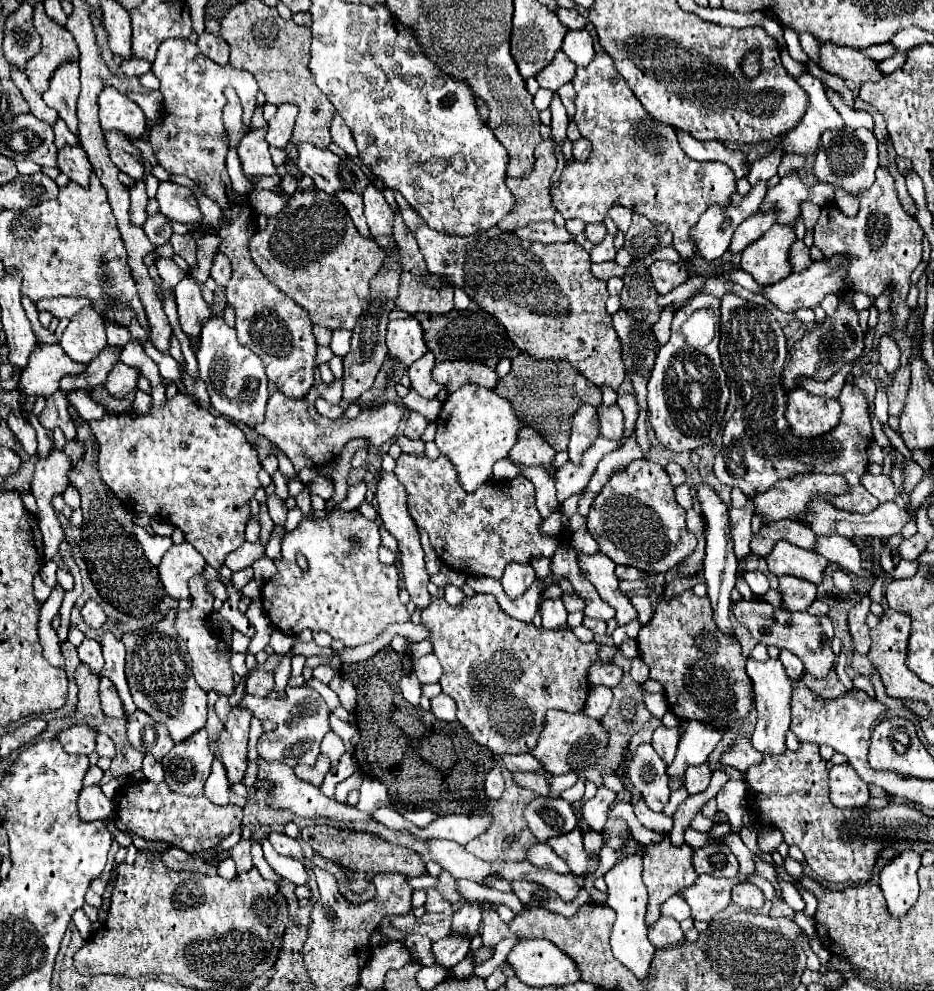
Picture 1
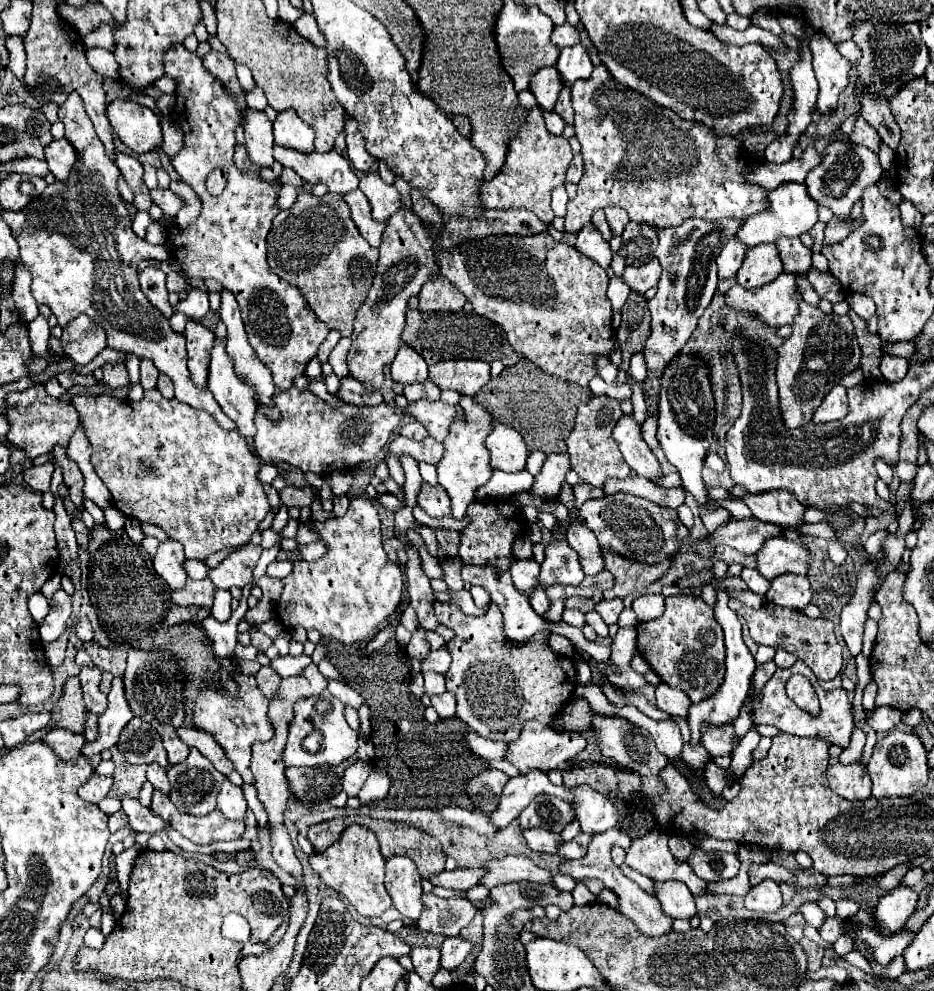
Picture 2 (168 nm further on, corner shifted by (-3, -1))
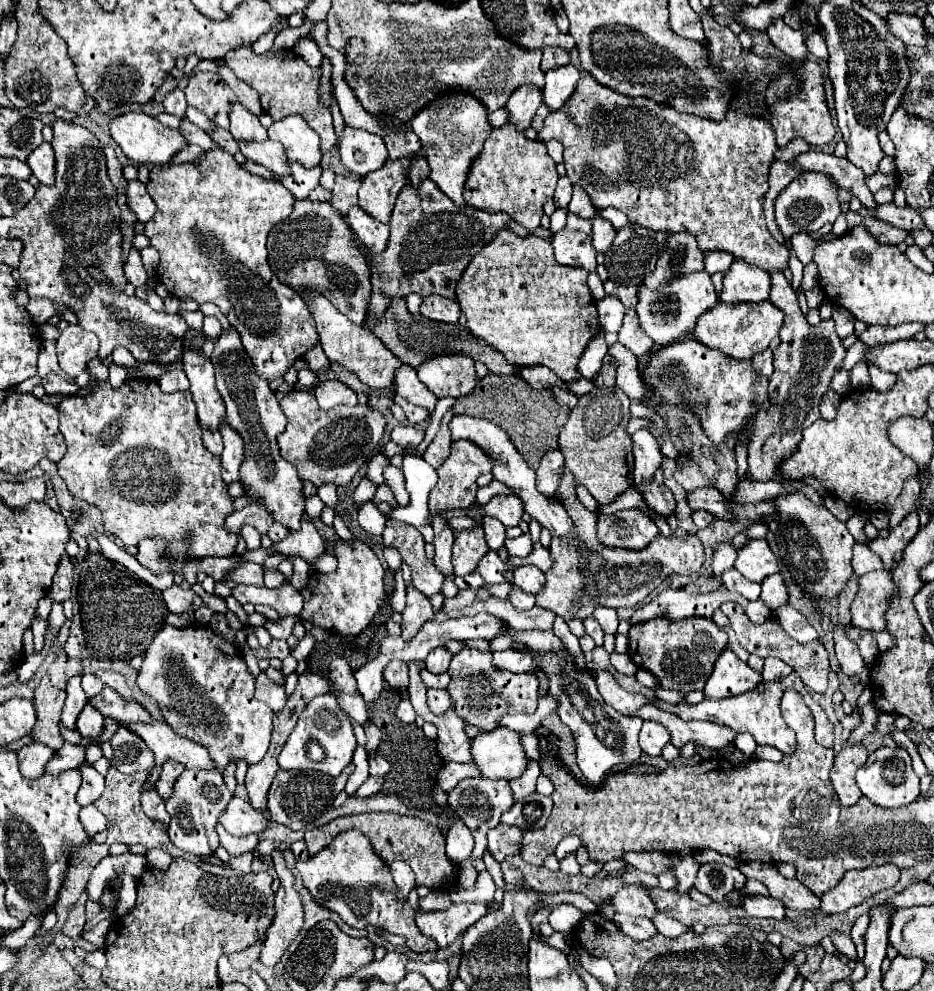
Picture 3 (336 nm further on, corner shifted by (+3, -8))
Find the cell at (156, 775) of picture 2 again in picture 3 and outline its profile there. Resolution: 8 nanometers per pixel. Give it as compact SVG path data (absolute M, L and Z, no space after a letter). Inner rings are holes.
M152 788L152 790L144 790L142 796L140 796L140 802L142 802L144 814L146 814L150 820L158 820L158 822L162 822L164 826L168 826L170 814L166 812L162 798L158 798L158 794L154 794L154 788Z

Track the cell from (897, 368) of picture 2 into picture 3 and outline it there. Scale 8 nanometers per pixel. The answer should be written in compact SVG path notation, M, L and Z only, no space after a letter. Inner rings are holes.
M868 366L868 372L870 372L870 378L872 378L872 388L878 390L878 392L888 392L896 382L896 374L882 372L876 366Z

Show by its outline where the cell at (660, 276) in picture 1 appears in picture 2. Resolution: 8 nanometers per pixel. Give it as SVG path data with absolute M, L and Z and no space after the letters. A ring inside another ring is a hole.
M652 259L640 267L626 267L622 279L630 285L632 291L646 293L648 289L656 287L656 283L660 279L660 263L658 263L658 259Z

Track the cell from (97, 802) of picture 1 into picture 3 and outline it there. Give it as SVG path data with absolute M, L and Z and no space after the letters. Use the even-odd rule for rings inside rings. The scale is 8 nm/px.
M82 766L80 772L82 772L82 784L80 784L76 802L80 806L88 806L88 804L94 804L102 796L102 792L104 792L104 776L98 774L92 766Z

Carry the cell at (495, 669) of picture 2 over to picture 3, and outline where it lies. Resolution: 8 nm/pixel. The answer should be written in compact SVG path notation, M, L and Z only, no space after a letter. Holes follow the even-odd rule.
M464 648L452 658L452 664L448 668L452 680L448 684L448 694L452 698L456 714L468 722L474 724L486 732L496 728L496 722L502 714L516 714L536 712L538 702L538 678L534 674L514 674L508 670L496 670L492 666L492 656L486 652L480 652L476 648Z

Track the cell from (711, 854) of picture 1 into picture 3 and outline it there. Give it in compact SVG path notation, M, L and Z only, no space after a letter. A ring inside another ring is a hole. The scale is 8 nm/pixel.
M704 864L696 876L696 890L710 896L712 902L720 906L728 906L728 894L734 890L742 890L746 884L746 876L738 868L728 868L726 864Z

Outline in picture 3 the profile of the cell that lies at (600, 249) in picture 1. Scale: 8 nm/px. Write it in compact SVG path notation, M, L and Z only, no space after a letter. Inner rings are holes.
M574 186L572 202L570 202L570 206L568 206L568 212L578 214L578 216L582 216L582 218L594 218L594 216L596 216L596 208L592 206L588 194L586 194L580 186Z

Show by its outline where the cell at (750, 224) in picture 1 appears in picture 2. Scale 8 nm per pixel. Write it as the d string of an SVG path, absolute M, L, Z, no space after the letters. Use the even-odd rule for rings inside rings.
M730 239L722 253L718 255L716 263L718 263L718 275L722 279L728 279L728 277L734 277L742 265L742 259L746 255L748 247L744 247L744 243L740 239Z

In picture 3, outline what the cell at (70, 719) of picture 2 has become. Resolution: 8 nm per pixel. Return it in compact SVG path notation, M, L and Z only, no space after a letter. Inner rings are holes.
M42 678L38 688L34 690L34 708L36 708L36 726L32 728L32 740L46 744L54 752L64 744L58 722L62 704L66 700L66 692L60 688L54 688L48 680Z

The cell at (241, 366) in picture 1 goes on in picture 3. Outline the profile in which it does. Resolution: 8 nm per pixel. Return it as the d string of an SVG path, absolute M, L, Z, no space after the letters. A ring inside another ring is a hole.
M222 424L222 440L224 440L224 450L222 450L222 480L226 484L230 482L238 482L240 474L240 464L242 464L242 438L238 438L238 434L234 434L234 430L228 428L228 424Z

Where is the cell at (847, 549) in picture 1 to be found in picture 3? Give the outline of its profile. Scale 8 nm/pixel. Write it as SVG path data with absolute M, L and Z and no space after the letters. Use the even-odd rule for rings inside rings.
M756 522L756 524L750 524L750 526L744 530L744 534L746 534L748 538L764 538L764 536L768 534L768 526L766 526L764 522Z

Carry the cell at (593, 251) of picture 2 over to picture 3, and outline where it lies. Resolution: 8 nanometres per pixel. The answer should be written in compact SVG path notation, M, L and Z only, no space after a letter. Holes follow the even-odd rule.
M568 212L568 224L550 240L556 262L594 272L598 264L596 264L596 250L590 238L592 238L592 220Z

